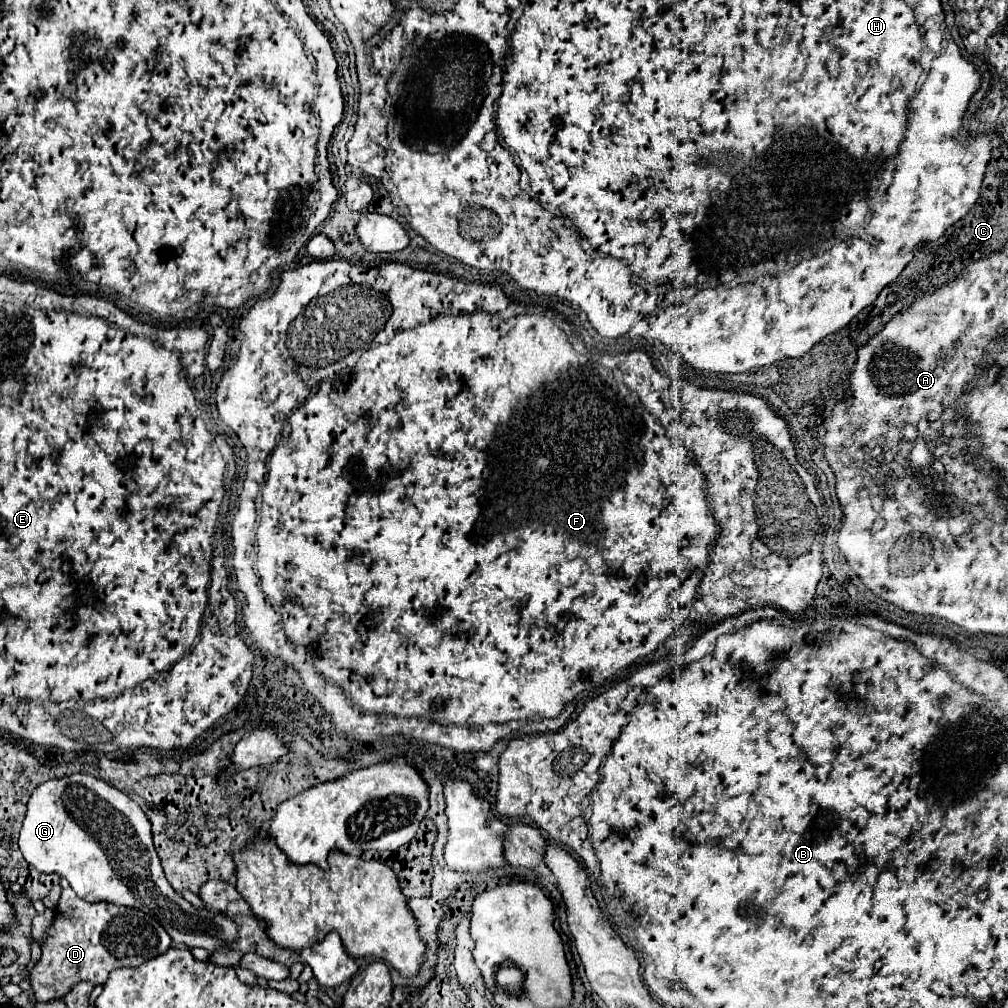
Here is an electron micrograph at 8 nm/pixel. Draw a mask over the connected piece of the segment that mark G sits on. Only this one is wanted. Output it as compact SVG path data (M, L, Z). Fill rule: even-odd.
M73 773L63 779L53 779L39 785L29 803L27 815L21 827L19 849L29 865L33 865L41 873L57 873L69 881L73 891L89 903L105 901L123 907L135 907L143 913L155 917L171 939L183 947L203 947L209 953L215 953L233 941L239 939L239 927L225 913L211 911L205 907L193 907L181 893L177 893L165 879L157 851L151 839L151 823L141 811L141 807L129 799L123 791L113 785L95 779L89 773Z

